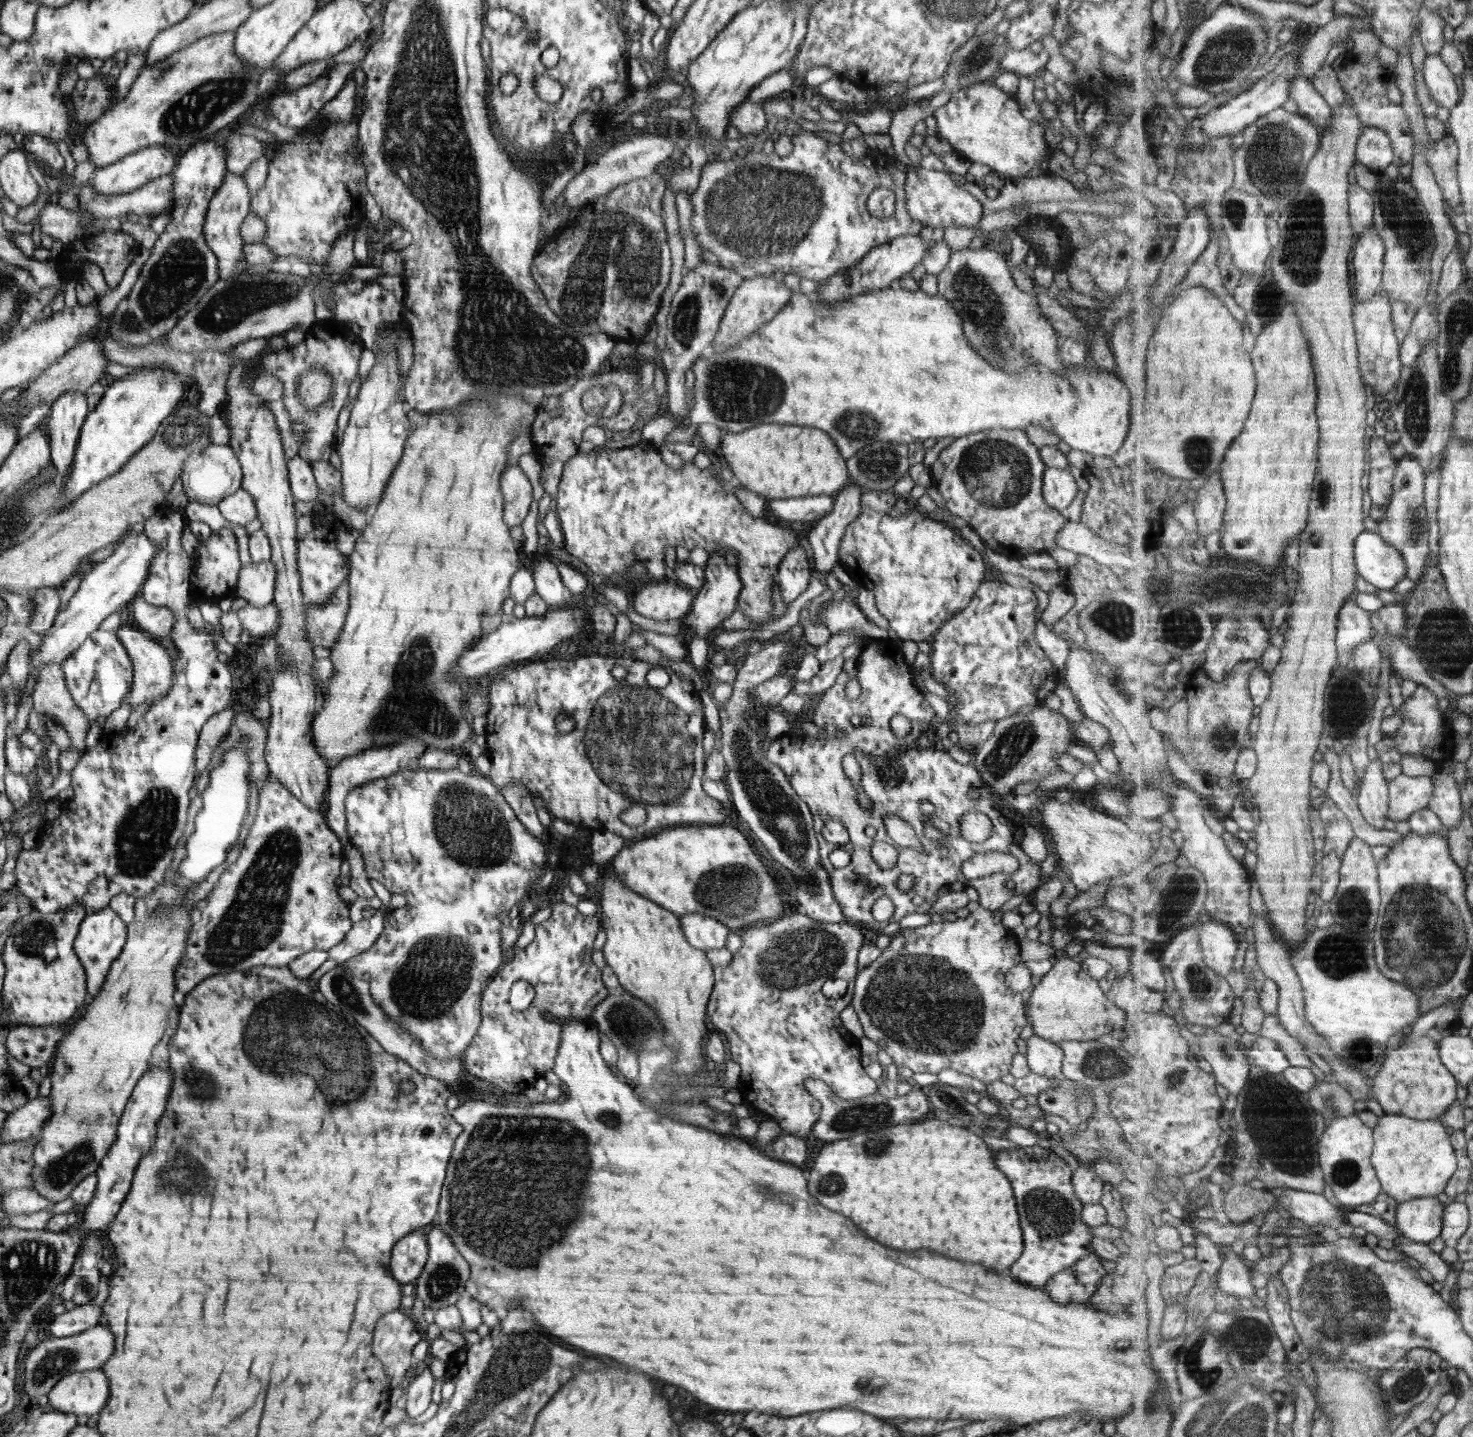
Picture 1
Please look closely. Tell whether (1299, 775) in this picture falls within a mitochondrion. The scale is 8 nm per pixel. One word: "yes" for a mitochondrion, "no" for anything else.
no

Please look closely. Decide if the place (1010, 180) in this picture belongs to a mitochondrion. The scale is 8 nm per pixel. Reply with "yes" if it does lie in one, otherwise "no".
no

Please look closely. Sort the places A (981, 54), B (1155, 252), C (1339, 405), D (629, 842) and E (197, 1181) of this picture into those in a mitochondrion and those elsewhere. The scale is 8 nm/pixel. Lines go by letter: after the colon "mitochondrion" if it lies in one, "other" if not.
A: mitochondrion
B: other
C: other
D: other
E: mitochondrion

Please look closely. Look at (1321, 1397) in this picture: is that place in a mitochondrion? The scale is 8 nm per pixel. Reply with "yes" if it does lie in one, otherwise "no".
no

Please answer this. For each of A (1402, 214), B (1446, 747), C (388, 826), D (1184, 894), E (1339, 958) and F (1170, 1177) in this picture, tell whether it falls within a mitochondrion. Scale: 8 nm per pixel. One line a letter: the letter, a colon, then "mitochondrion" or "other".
A: mitochondrion
B: other
C: other
D: mitochondrion
E: mitochondrion
F: other

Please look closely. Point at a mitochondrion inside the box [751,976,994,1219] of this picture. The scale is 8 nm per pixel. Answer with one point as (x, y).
(848, 1119)

